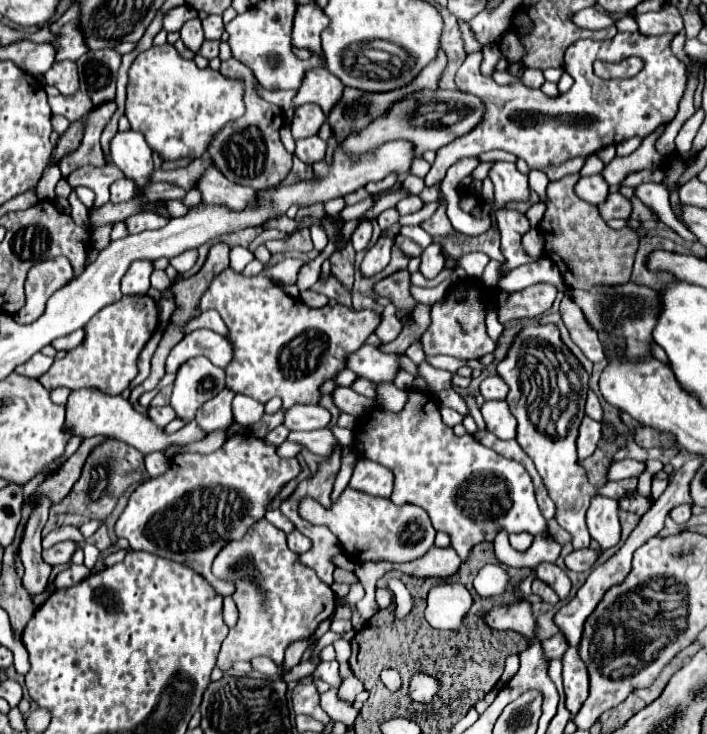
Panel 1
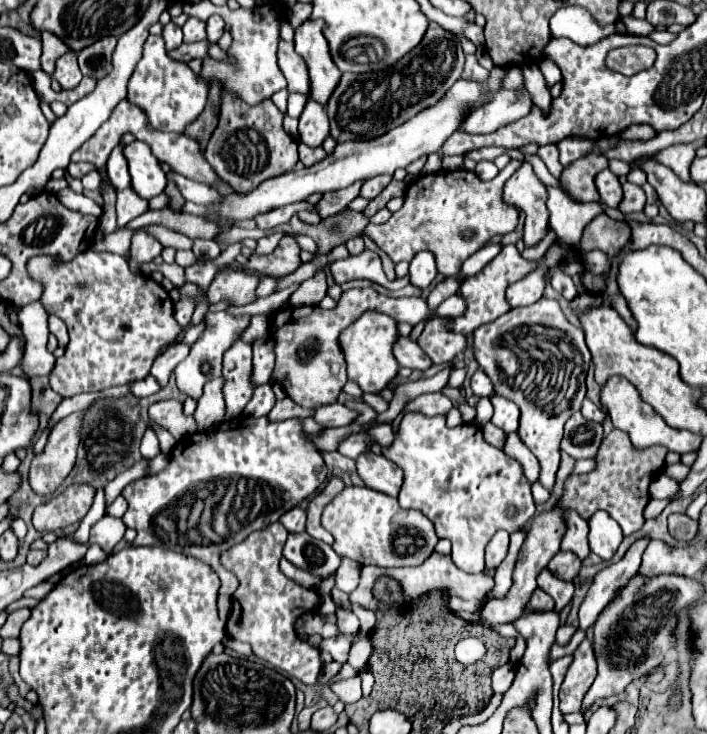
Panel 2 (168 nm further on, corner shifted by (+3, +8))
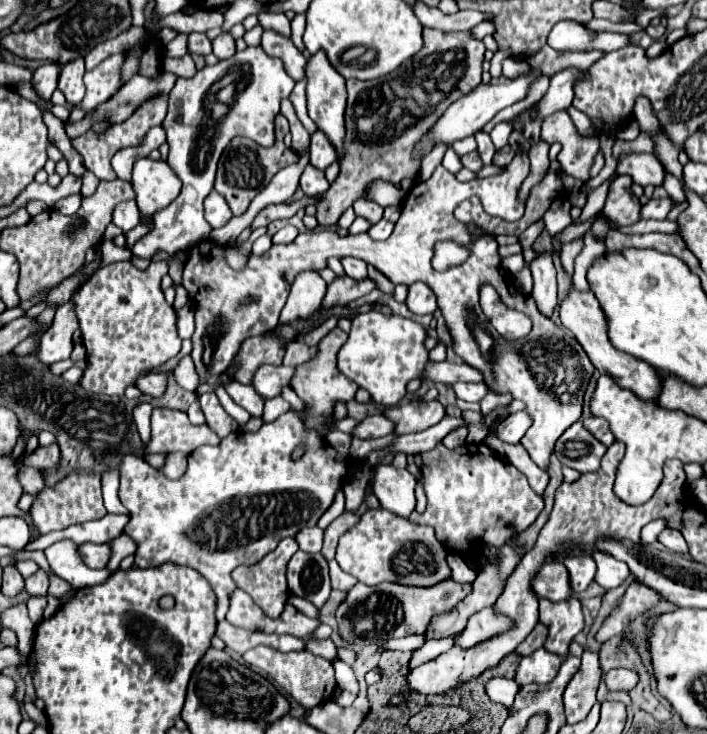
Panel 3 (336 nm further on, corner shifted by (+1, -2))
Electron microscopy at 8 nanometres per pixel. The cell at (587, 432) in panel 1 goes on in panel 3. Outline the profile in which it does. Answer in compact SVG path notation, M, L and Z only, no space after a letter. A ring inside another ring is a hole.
M580 422L572 424L554 446L554 454L562 466L574 468L578 472L596 472L604 452L606 446L602 446L602 442L598 442Z

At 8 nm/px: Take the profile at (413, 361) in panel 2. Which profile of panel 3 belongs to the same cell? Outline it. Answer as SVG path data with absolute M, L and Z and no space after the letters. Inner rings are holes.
M440 362L440 364L426 364L426 374L422 380L430 382L444 382L444 384L454 384L458 380L462 382L484 382L482 372L468 364L452 364L452 362Z

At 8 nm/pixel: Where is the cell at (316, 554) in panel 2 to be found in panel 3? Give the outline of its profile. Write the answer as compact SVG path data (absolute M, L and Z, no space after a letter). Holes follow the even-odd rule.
M298 550L288 564L288 588L292 594L322 608L330 596L328 562L324 556Z

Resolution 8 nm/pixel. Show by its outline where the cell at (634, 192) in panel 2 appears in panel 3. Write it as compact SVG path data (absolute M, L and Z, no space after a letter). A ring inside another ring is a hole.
M666 196L666 198L658 198L658 200L650 200L646 206L642 206L642 218L656 218L656 220L664 220L668 216L668 212L676 206L676 202Z

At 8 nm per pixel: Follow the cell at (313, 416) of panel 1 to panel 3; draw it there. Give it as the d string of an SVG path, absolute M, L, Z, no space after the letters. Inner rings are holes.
M376 414L376 416L368 416L356 430L354 436L358 438L380 438L380 436L388 436L394 432L394 422L390 418L386 418L384 414Z

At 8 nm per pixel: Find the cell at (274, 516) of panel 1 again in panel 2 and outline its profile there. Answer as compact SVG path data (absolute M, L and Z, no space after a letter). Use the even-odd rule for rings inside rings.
M296 506L288 512L284 512L280 516L280 522L284 524L284 528L288 532L304 532L304 524L306 524L306 510L302 506Z

